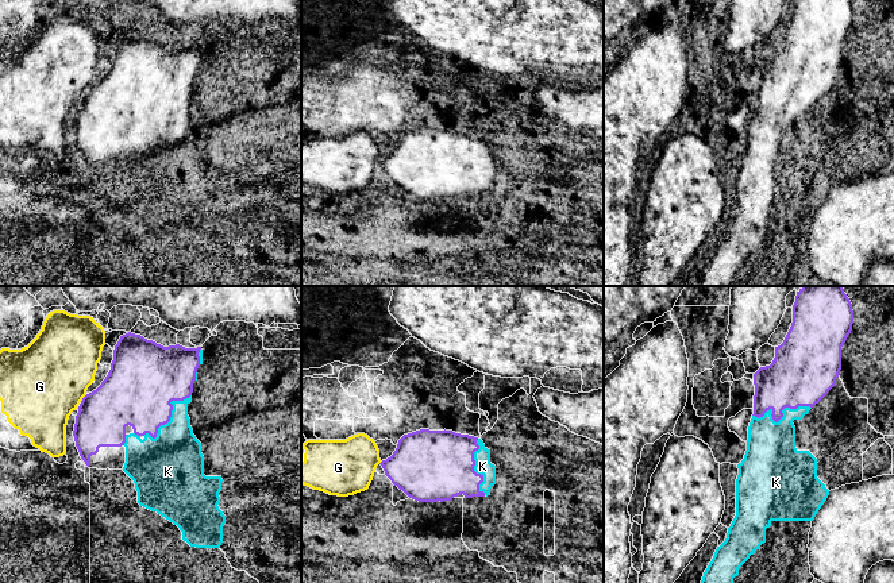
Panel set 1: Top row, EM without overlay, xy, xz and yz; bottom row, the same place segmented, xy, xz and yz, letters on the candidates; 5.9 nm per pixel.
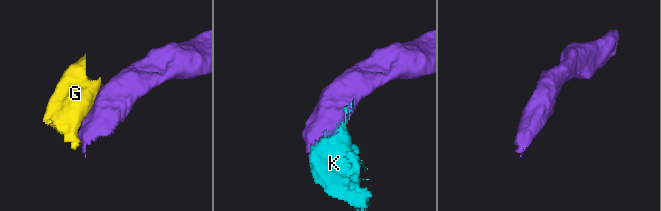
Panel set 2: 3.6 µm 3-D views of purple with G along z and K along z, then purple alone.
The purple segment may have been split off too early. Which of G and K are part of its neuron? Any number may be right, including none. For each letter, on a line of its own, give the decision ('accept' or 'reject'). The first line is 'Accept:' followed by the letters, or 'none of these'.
Accept: K
G: reject
K: accept

